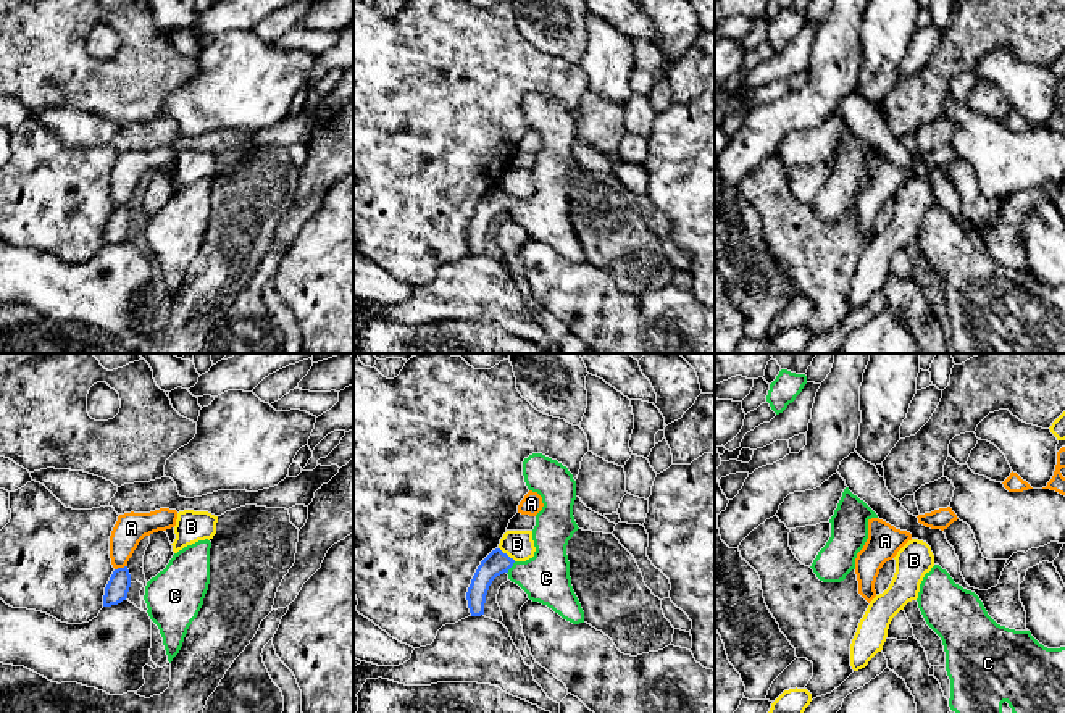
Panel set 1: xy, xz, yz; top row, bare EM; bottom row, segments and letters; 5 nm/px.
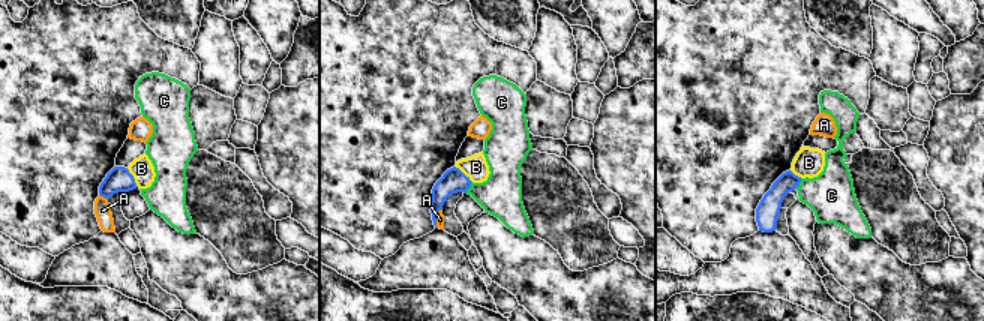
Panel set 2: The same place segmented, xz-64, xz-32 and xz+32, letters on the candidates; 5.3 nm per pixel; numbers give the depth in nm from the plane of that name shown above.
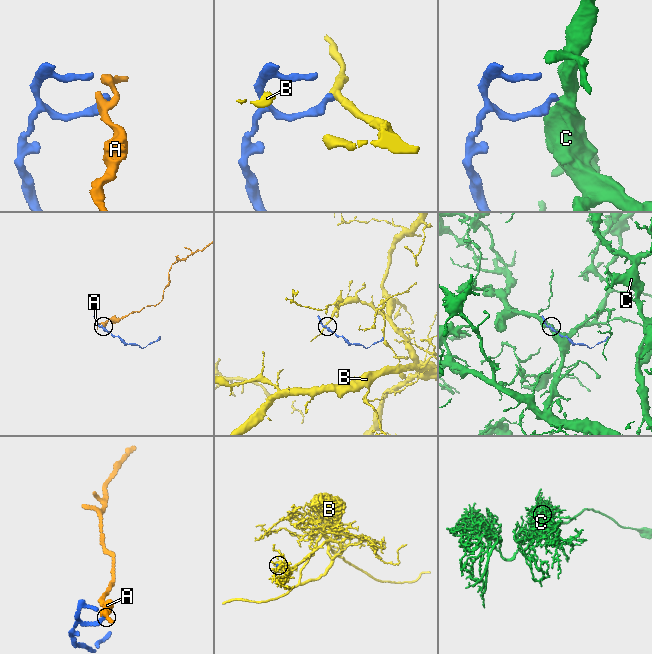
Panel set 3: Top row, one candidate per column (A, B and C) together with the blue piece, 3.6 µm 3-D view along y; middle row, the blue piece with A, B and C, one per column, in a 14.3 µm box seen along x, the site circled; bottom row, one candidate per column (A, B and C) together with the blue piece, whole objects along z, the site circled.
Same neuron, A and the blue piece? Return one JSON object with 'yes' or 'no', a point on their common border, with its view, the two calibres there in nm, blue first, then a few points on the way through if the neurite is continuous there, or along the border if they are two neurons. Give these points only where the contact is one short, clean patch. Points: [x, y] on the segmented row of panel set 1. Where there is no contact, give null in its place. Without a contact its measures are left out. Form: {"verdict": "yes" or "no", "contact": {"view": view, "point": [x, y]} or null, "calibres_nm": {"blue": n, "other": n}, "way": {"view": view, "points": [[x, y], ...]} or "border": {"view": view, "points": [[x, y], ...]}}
{"verdict": "no", "contact": {"view": "xy", "point": [120, 568]}, "calibres_nm": {"blue": 120, "other": 160}, "border": {"view": "xy", "points": [[126, 565], [115, 570]]}}

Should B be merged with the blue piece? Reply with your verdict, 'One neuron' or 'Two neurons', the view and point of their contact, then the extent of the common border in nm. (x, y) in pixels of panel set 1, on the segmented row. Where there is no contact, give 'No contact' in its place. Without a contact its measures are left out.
Two neurons. Touches blue at xz (505, 554). Shared border 110 nm

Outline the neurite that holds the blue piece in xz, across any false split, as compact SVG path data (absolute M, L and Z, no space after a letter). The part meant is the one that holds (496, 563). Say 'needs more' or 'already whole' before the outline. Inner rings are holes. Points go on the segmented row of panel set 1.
needs more | M532 453L523 461L523 476L529 490L542 497L542 510L536 515L532 529L534 557L515 561L500 548L492 550L478 566L466 592L471 616L484 615L484 603L492 581L507 573L532 602L547 605L563 619L584 623L584 611L573 590L568 540L579 529L573 505L576 481L566 466L542 453Z

